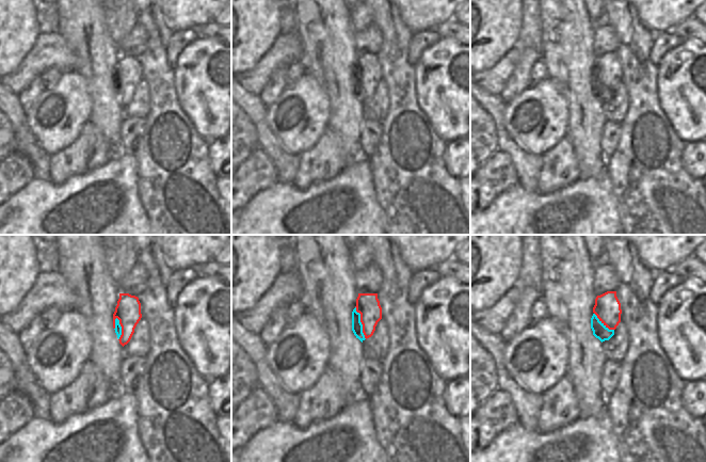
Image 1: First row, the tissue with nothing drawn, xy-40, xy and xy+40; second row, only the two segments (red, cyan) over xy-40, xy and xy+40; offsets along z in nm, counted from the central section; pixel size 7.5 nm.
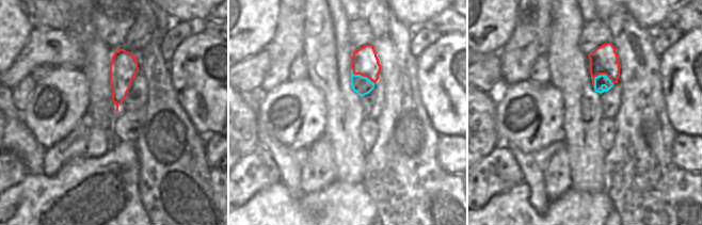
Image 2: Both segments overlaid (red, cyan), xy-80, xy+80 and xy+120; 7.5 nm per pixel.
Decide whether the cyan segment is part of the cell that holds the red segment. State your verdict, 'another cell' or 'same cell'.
same cell

